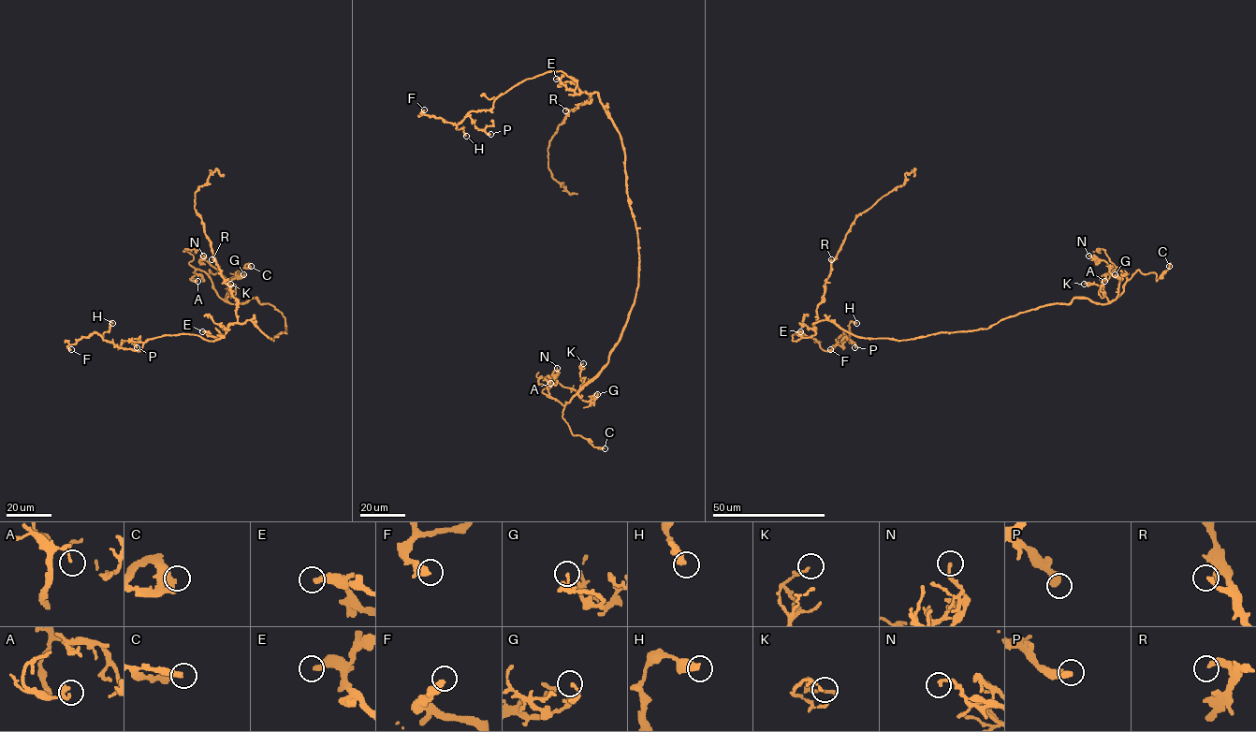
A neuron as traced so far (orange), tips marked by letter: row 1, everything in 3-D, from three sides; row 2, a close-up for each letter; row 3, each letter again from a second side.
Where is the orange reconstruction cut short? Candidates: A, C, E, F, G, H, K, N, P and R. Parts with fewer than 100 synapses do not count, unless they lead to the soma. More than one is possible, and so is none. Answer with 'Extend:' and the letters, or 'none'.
Extend: C

